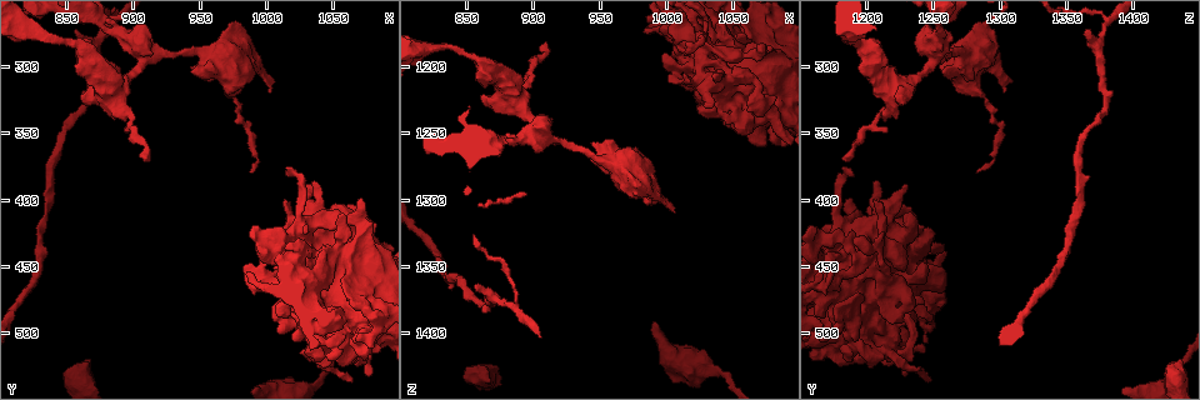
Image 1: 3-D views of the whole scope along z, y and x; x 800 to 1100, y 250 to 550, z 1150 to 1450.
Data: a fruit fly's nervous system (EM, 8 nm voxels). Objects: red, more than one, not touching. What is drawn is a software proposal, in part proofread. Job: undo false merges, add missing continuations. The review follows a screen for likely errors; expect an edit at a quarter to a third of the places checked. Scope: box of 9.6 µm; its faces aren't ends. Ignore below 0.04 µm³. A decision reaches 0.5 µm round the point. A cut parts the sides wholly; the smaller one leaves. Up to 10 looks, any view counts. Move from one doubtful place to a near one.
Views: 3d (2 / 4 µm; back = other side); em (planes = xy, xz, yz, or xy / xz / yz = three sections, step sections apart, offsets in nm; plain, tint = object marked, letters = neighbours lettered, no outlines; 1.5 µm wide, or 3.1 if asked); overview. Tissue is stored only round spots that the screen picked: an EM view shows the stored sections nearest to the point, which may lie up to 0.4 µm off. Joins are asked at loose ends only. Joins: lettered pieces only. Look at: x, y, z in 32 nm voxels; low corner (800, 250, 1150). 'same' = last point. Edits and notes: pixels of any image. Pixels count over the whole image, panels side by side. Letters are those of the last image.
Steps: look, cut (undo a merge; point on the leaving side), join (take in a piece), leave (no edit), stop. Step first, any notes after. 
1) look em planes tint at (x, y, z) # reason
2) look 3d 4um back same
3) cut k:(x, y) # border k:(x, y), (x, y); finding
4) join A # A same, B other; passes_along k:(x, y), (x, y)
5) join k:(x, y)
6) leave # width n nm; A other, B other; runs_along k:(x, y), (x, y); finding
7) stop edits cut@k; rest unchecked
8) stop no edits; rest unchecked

look 3d 4um at (910, 370, 1184) # tapers out

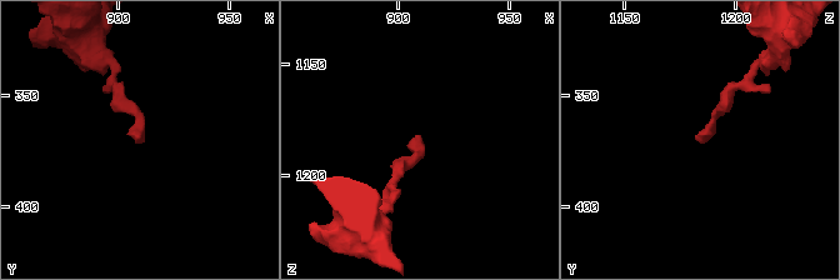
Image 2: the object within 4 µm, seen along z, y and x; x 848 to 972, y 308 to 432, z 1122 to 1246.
look em planes letters at (910, 370, 1184)

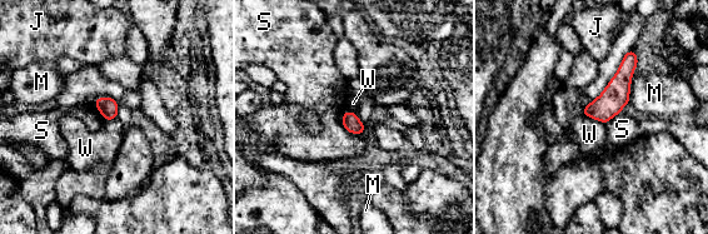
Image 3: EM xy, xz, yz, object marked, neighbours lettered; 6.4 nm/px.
leave # J other, M other, S other, W other; runs_along 3:(631, 54), (621, 84), (586, 111); none of them fits

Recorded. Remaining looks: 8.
look em planes letters at (886, 274, 1252) # thick turns thin

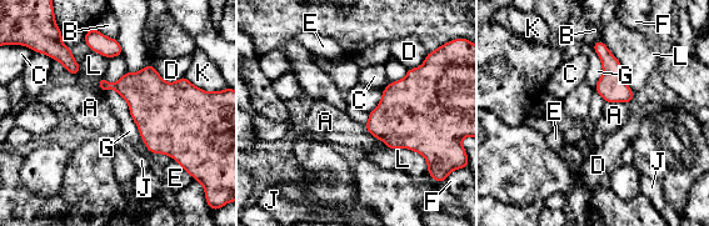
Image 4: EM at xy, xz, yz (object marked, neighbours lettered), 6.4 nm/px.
leave # longest_contact G 550 nm; A other, B other, C other, D other, E other, F other, G other, J other, K other, L other; border 4:(106, 88), (145, 146), (164, 154); continuous, no second neuron

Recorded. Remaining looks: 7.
look em 3.1um planes plain at (1004, 318, 1304) # thin end

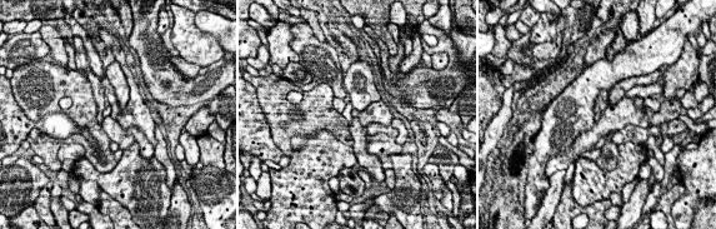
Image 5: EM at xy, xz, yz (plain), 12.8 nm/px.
look em 3.1um planes letters same

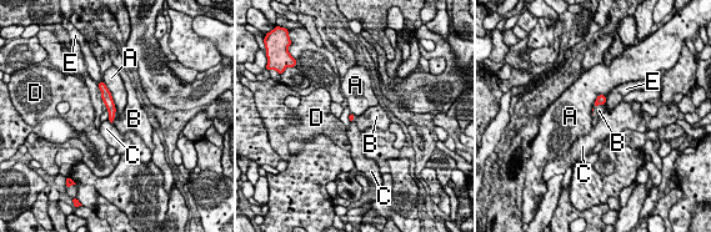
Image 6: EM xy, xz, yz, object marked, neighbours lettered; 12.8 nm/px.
join B # A other, B same, C other, D other, E other; passes_along 6:(601, 99), (595, 105), (599, 110); the neuron continues

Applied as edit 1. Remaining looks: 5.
look overview

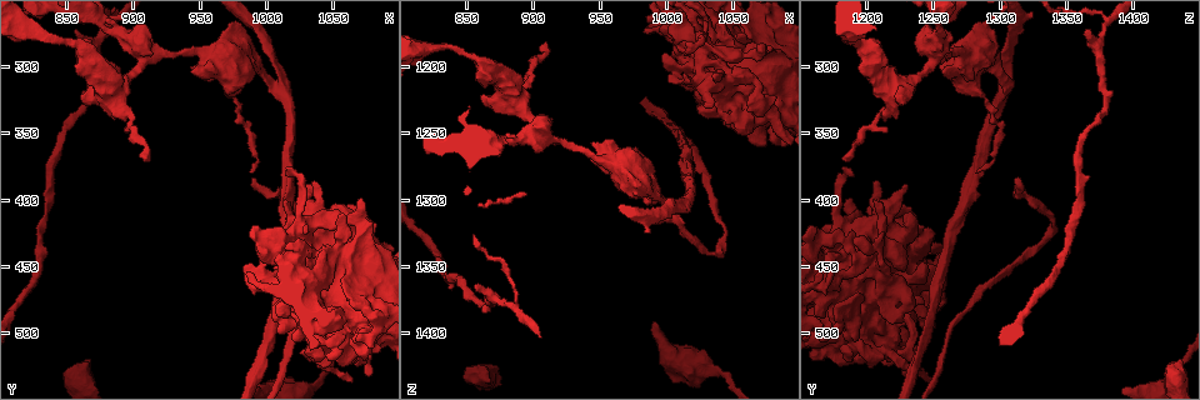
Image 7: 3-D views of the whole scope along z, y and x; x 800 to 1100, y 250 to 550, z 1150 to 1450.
look 3d 4um at (1016, 400, 1206) # branch stops here

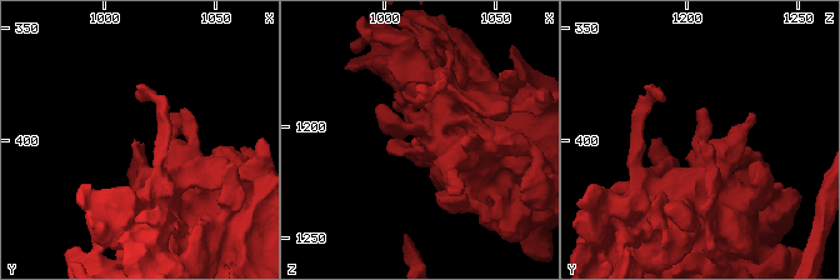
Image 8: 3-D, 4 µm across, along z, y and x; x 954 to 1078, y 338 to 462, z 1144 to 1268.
look em xy step 4 letters at (1016, 401, 1207)

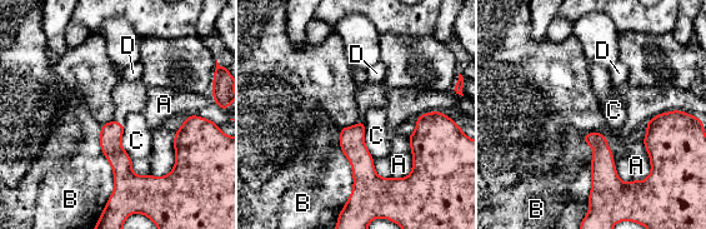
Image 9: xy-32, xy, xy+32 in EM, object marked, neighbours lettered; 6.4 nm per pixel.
look em planes letters same # another direction

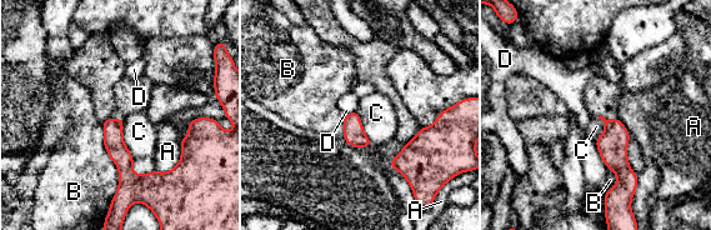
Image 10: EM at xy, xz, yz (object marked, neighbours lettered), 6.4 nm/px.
leave # A other, B other, C other, D other; border 10:(123, 120), (123, 143), (134, 159); none of them fits

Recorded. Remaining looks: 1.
stop edits join@6; rest unchecked

